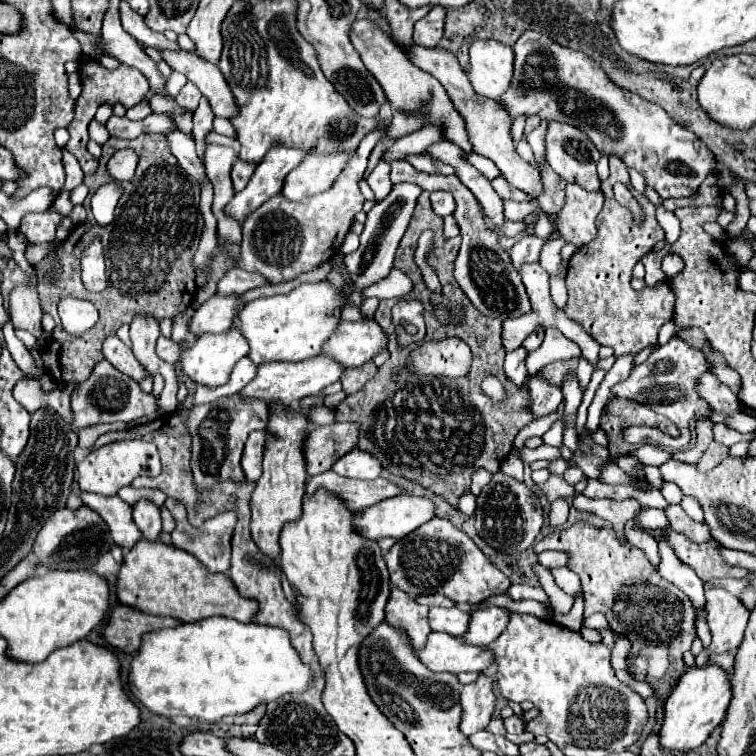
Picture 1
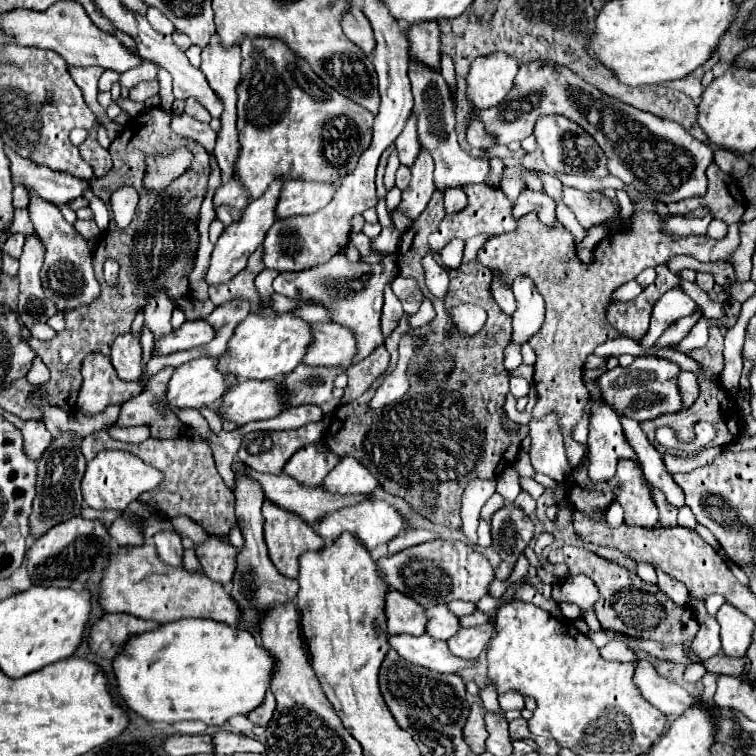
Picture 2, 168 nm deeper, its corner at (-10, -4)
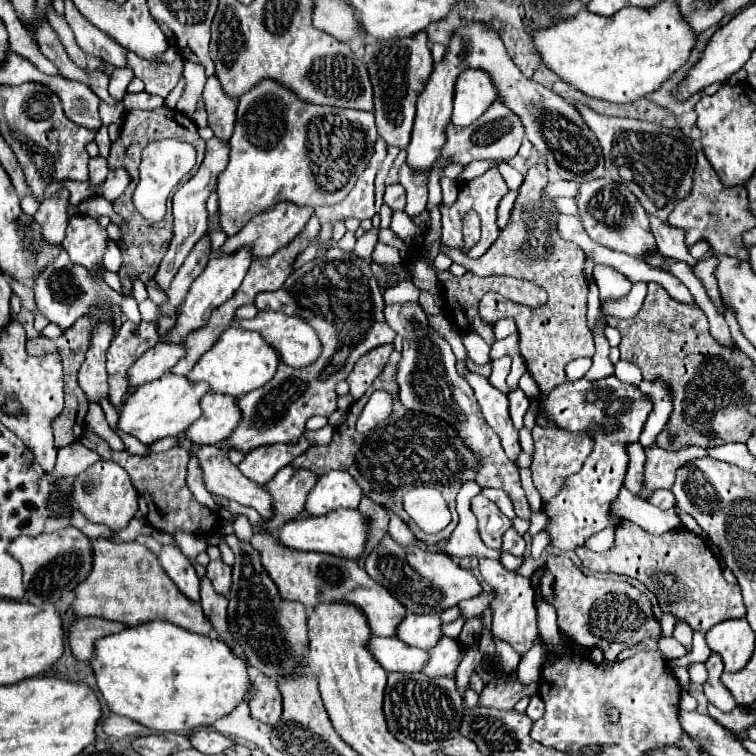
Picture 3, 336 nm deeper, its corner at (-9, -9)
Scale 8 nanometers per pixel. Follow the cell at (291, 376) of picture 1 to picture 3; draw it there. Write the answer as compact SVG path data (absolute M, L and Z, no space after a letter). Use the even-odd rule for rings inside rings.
M206 393L200 399L200 407L202 417L184 431L192 445L216 445L230 435L234 425L238 425L238 405L234 397Z

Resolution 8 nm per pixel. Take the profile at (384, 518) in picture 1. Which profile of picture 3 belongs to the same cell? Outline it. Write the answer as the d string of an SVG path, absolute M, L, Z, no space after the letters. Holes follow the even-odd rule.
M338 509L326 513L326 517L306 517L306 519L290 521L282 527L282 531L276 533L276 539L280 541L280 545L296 551L320 551L336 557L358 559L358 555L362 555L366 547L366 527L368 523L360 511Z

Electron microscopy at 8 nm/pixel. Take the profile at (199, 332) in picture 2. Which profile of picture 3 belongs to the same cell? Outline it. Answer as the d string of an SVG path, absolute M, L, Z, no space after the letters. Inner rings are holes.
M168 343L154 345L128 369L128 375L126 375L128 389L138 389L154 379L160 379L178 363L180 357L184 357L182 345L168 345Z

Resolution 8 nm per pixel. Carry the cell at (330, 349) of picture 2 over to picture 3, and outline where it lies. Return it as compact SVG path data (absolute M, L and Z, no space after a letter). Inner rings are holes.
M260 311L254 319L248 321L240 321L236 319L236 323L242 329L250 329L250 331L258 331L262 335L262 339L274 347L278 351L278 357L284 365L290 367L304 367L310 365L318 359L318 353L322 351L322 343L318 341L318 335L314 335L314 329L310 329L310 325L306 325L306 321L298 319L298 317L290 317L284 313L276 313L276 311Z

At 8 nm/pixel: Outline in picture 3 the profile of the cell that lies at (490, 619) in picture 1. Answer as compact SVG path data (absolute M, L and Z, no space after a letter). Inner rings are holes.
M442 637L436 643L436 647L432 647L428 653L430 653L430 659L424 665L422 673L428 677L452 677L462 659L464 649L456 639Z

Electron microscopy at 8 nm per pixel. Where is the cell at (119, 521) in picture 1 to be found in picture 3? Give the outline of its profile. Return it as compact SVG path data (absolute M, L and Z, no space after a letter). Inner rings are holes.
M176 533L174 535L182 553L190 559L196 559L202 551L206 551L206 541L202 535L192 535L192 533Z

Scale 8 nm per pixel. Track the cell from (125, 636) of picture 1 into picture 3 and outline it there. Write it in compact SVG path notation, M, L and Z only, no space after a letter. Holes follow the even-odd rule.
M78 617L68 631L68 645L72 655L80 661L88 661L94 655L94 641L126 629L122 623L114 623L98 617Z

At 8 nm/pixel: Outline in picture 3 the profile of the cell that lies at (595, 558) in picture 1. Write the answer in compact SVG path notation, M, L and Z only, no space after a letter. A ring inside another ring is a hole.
M548 555L540 593L556 609L558 629L582 647L600 649L608 663L614 663L624 649L634 647L642 639L660 637L660 625L646 595L624 581L604 581L584 575L566 555Z

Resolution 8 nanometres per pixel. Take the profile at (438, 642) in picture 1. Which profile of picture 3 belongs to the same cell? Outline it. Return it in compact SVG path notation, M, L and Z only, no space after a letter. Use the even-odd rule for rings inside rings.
M372 635L368 641L368 651L372 657L390 673L390 671L402 671L402 673L414 673L420 671L422 665L426 665L428 651L414 649L396 637L376 637Z

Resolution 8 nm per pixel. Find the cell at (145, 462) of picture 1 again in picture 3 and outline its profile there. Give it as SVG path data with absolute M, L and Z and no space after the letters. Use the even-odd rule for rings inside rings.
M98 461L76 477L74 503L88 521L108 525L112 531L120 531L130 523L130 519L138 511L138 491L120 465L112 461Z

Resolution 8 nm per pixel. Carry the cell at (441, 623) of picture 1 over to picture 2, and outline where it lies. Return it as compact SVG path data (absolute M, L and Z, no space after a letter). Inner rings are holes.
M445 604L427 608L427 634L439 638L439 640L449 640L451 636L455 636L461 630L461 622L459 616L455 616L453 612L447 610Z

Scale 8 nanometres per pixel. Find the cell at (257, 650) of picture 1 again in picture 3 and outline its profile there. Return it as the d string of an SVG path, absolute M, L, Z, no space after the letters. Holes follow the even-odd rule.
M160 619L126 627L120 633L98 639L94 643L94 659L90 665L110 711L124 715L152 731L178 733L192 731L196 727L210 727L216 719L232 713L250 687L246 659L234 655L228 645L224 645L220 639L196 635Z

